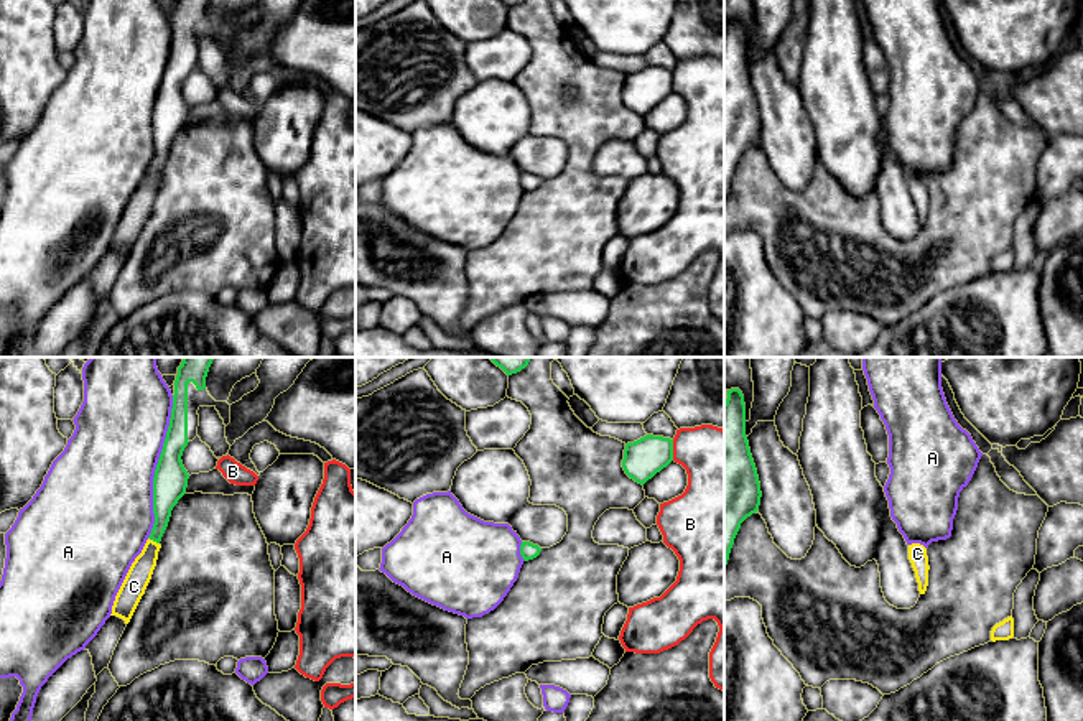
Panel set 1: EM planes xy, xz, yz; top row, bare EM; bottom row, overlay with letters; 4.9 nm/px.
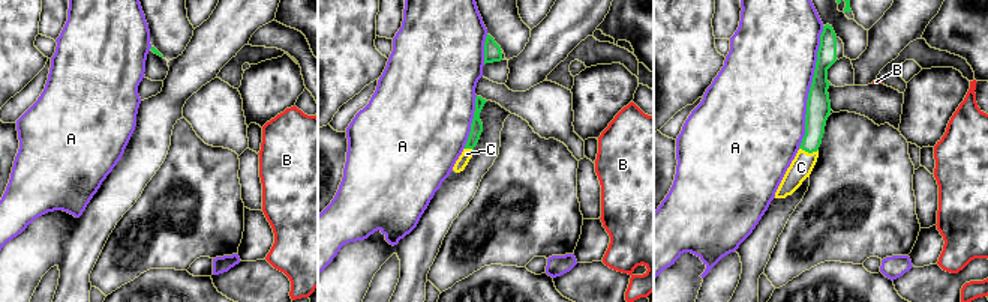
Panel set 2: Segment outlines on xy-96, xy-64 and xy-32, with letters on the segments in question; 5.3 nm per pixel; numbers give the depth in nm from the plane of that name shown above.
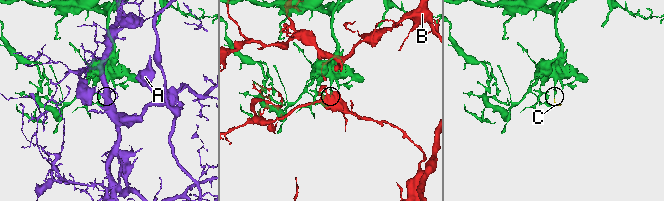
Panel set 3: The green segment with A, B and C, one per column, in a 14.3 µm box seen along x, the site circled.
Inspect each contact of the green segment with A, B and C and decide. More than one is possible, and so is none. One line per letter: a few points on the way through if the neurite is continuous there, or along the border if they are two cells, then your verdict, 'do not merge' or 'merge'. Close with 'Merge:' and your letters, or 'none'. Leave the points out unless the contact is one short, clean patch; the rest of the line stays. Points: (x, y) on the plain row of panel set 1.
A: do not merge
B: do not merge
C: across xy (167, 122), (153, 172), (134, 218) | merge
Merge: C

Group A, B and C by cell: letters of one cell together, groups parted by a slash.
A / B / C

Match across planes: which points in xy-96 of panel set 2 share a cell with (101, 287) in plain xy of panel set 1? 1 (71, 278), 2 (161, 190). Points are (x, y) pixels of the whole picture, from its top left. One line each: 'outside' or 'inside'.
1: inside
2: outside

